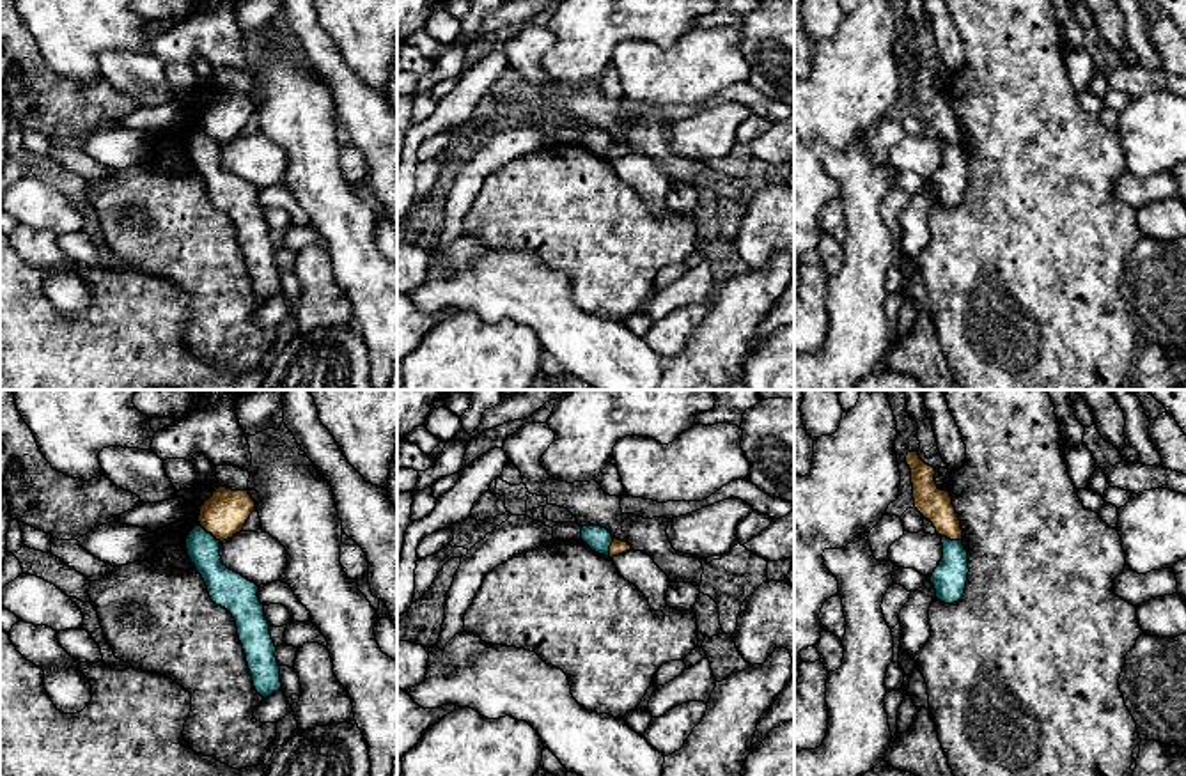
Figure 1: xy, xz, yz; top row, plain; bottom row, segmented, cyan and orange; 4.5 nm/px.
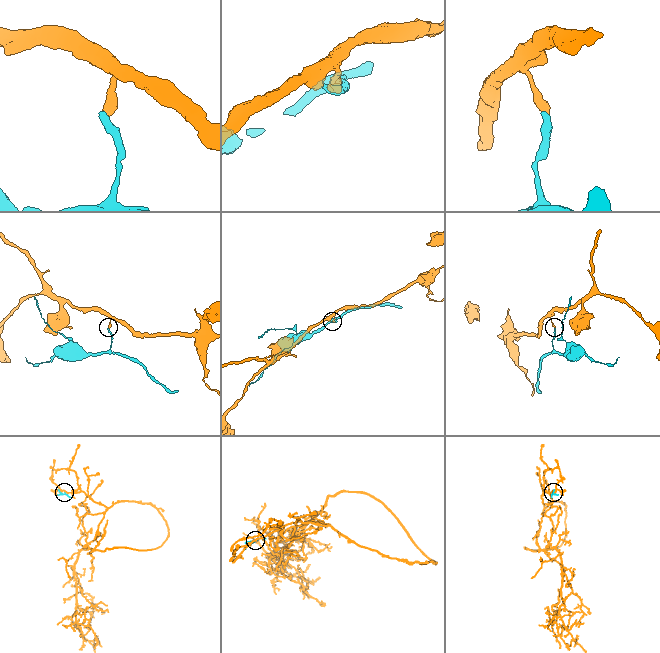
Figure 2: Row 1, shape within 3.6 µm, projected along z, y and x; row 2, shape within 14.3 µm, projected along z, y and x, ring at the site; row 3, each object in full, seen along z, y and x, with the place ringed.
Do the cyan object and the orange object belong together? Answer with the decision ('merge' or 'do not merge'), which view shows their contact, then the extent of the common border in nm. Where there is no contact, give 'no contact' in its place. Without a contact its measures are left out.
do not merge; meets cyan in xy; contact 130 nm long

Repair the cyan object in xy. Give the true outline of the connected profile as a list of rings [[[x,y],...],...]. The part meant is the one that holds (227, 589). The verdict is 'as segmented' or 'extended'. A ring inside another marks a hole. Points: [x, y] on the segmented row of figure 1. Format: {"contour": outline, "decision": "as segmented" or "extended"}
{"contour": [[[200,524],[190,532],[186,551],[211,601],[225,608],[236,622],[255,691],[262,698],[271,696],[282,687],[280,666],[264,606],[257,597],[259,586],[222,563],[220,540]]], "decision": "as segmented"}

